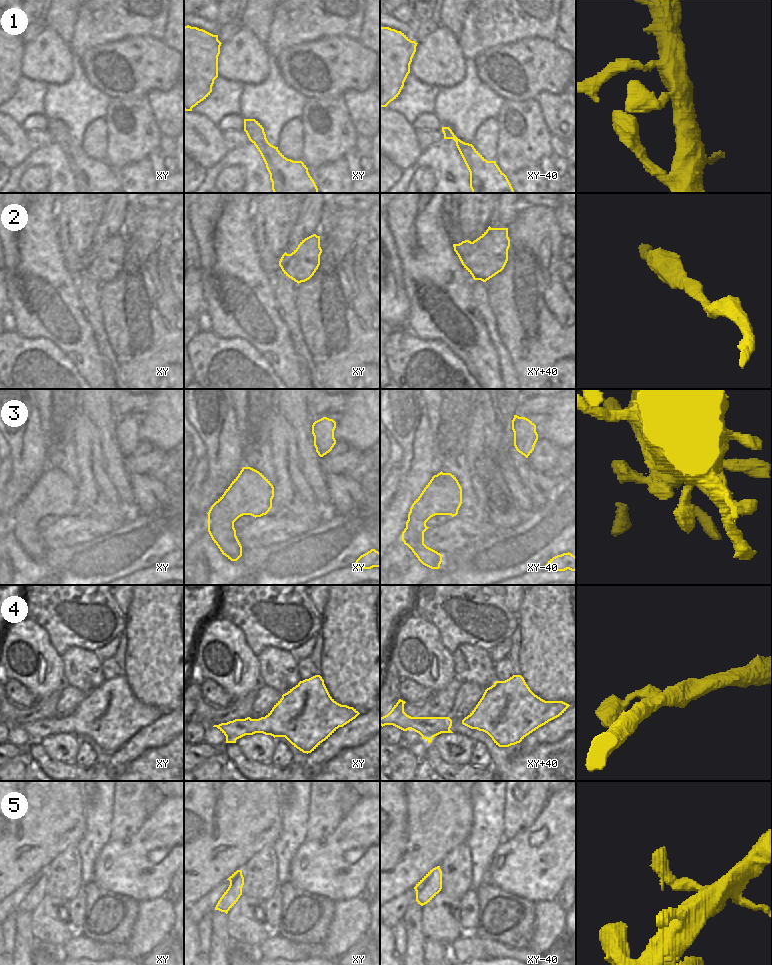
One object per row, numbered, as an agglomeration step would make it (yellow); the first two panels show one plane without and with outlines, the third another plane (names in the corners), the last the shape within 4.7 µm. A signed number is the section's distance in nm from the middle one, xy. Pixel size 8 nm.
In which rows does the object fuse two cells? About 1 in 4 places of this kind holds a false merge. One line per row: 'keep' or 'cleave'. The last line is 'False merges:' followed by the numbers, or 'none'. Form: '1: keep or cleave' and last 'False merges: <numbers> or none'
1: keep
2: keep
3: keep
4: keep
5: keep
False merges: none

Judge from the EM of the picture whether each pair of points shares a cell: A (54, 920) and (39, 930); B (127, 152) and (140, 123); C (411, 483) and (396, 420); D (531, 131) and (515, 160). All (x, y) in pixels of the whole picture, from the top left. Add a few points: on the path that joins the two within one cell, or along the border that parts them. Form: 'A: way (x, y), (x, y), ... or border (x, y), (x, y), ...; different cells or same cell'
A: way (50, 922), (43, 929); same cell
B: way (127, 145), (134, 130); same cell
C: way (412, 467), (410, 460), (410, 436); same cell
D: way (524, 138), (515, 150), (515, 153); same cell

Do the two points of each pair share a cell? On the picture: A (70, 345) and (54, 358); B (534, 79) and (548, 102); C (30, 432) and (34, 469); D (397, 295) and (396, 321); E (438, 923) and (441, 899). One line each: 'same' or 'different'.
A: different
B: different
C: same
D: same
E: same

